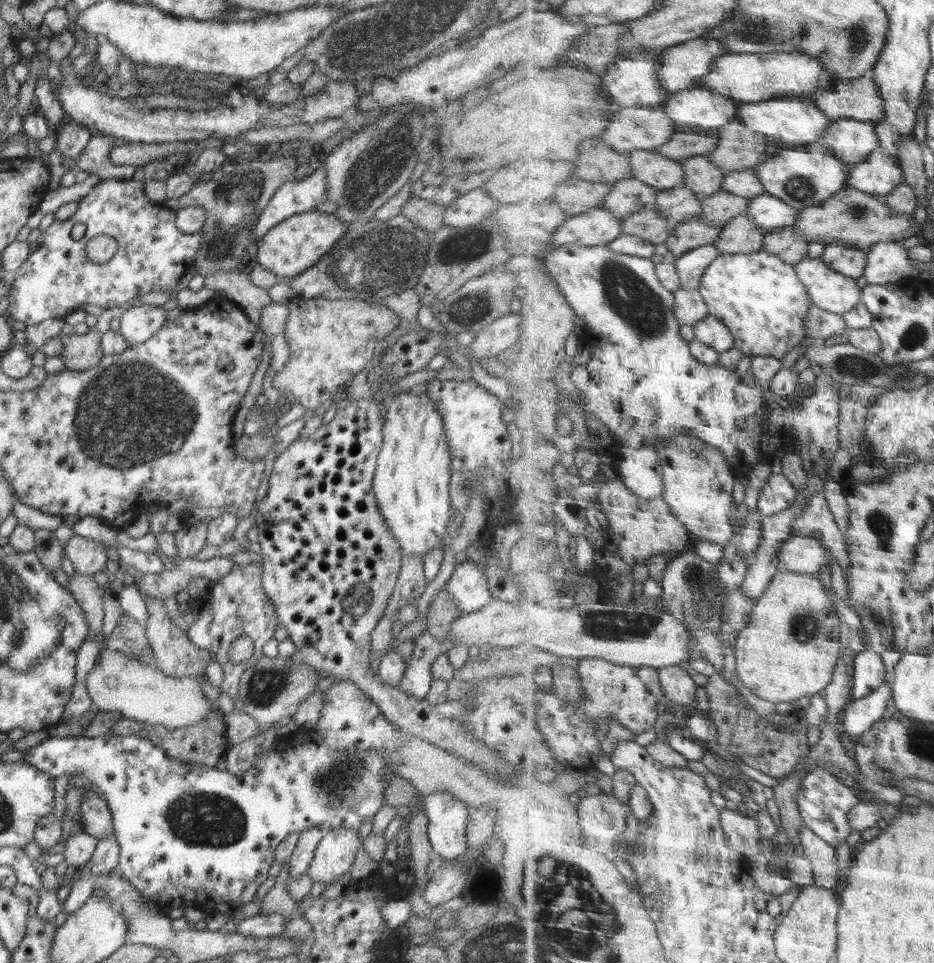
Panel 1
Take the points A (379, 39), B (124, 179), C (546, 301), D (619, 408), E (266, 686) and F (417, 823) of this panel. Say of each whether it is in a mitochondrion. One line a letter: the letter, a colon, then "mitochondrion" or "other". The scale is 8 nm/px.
A: mitochondrion
B: other
C: other
D: other
E: mitochondrion
F: other

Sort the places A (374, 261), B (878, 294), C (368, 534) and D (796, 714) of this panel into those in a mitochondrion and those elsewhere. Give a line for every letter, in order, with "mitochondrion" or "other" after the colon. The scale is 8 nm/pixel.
A: mitochondrion
B: other
C: other
D: other

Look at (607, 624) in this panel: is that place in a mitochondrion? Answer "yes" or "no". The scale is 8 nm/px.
yes

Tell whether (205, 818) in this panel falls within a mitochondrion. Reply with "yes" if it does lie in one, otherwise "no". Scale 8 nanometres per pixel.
yes

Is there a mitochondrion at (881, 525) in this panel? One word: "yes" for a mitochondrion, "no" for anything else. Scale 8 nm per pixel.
yes

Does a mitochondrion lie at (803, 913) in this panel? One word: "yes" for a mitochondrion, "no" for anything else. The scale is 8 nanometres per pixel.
no

